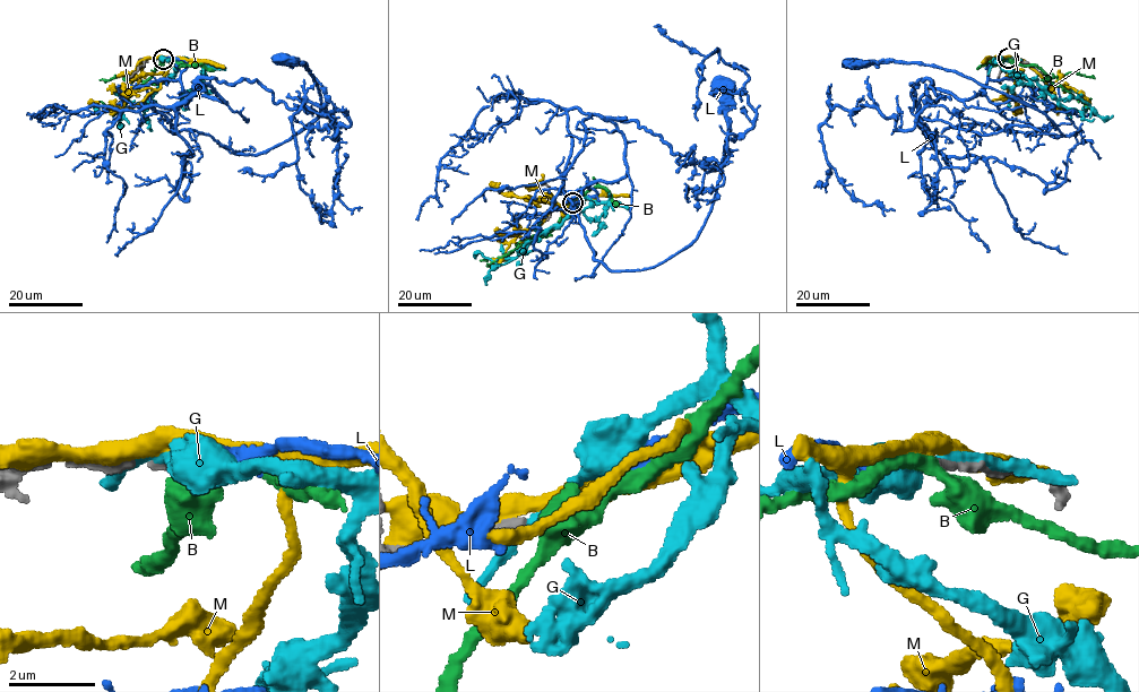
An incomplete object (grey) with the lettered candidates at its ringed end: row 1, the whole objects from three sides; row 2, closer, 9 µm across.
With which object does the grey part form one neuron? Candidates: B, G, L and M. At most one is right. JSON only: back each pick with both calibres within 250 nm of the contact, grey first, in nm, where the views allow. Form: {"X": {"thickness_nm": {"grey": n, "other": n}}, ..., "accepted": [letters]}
{"L": {"thickness_nm": {"grey": 190, "other": 280}}, "accepted": ["L"]}

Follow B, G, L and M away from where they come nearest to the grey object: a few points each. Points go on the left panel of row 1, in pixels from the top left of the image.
B: (162, 58), (126, 103), (106, 107), (98, 101)
G: (163, 58), (172, 60), (177, 67), (148, 103), (134, 103), (122, 111), (100, 112), (94, 102)
L: (163, 58), (225, 102), (206, 84), (148, 106), (172, 133), (256, 154), (320, 112), (283, 58)
M: (162, 58), (169, 57), (170, 63), (162, 87), (136, 105), (122, 109), (88, 101)

